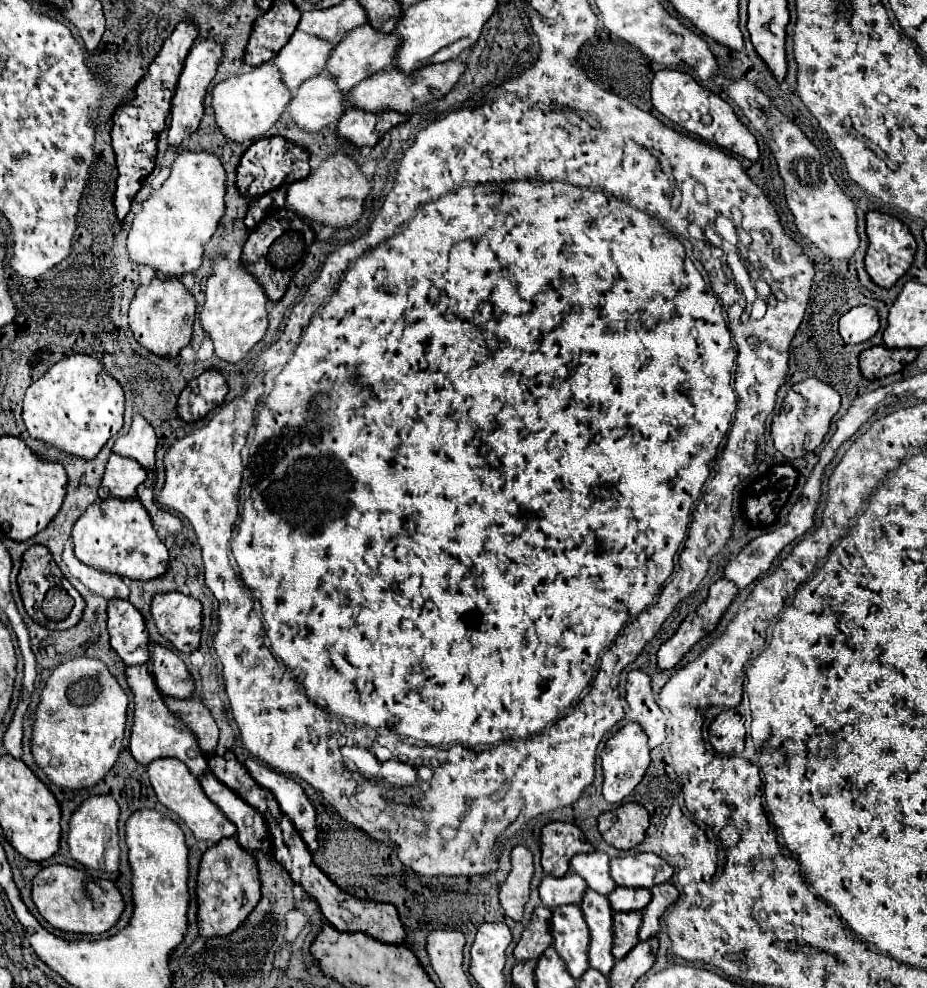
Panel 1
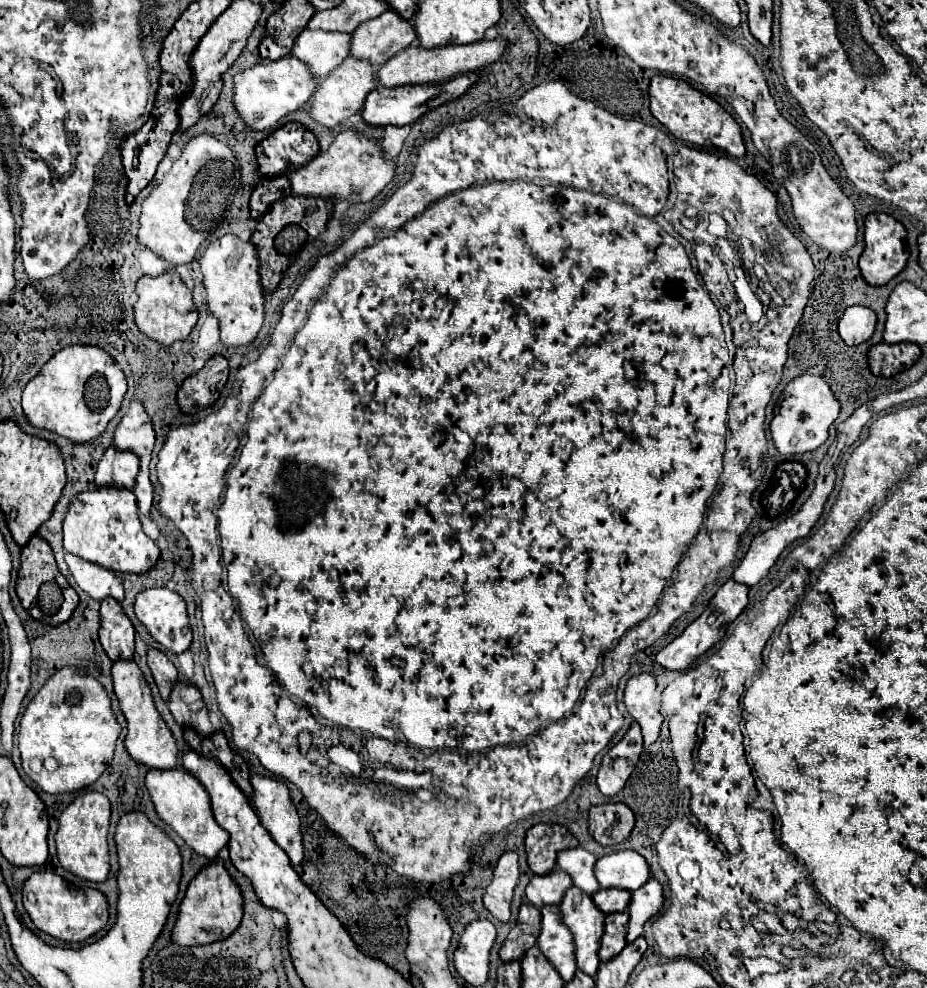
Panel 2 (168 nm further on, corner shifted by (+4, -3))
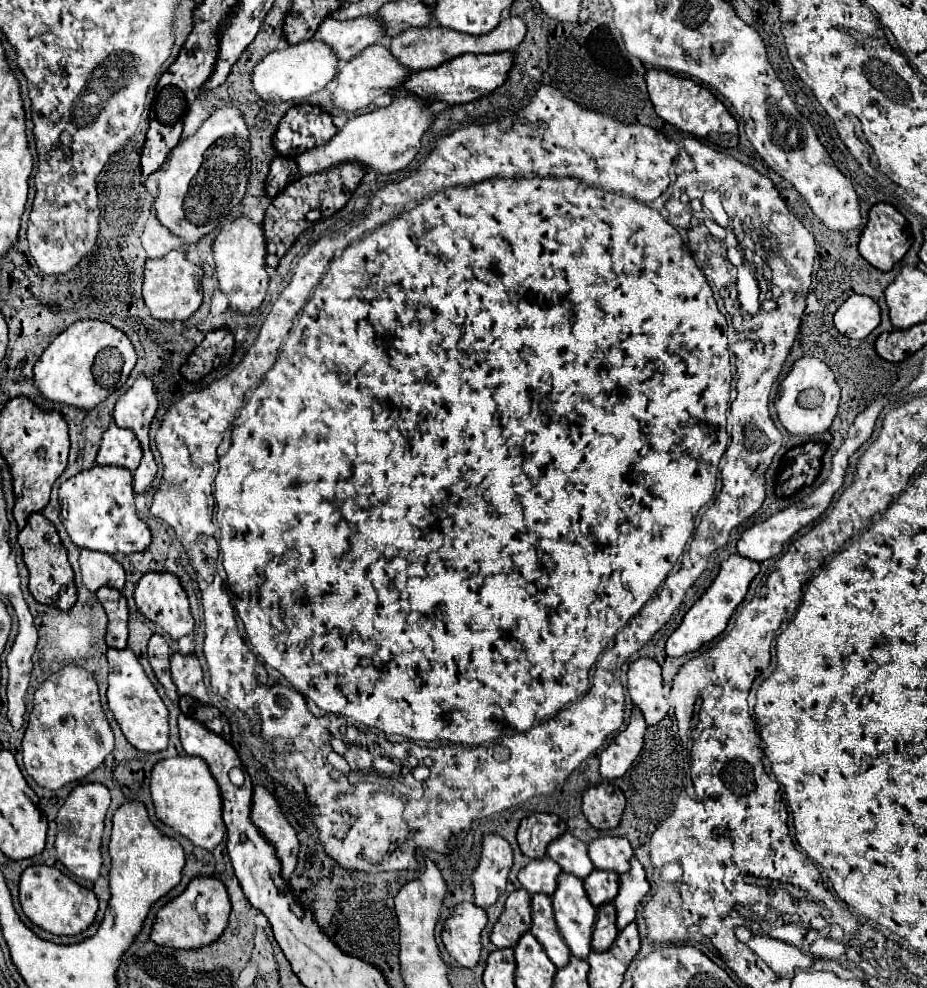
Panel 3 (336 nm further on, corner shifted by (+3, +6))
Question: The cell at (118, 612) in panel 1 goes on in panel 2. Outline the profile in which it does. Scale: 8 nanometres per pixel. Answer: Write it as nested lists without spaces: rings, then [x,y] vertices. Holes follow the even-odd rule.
[[[104,598],[100,606],[102,626],[100,626],[100,642],[104,652],[112,662],[128,660],[134,654],[134,626],[130,618],[124,614],[120,602],[114,598]]]

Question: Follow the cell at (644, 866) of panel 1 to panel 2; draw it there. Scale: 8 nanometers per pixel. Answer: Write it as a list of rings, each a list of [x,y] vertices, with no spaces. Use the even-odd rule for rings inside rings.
[[[618,850],[598,858],[594,874],[602,888],[622,888],[630,892],[646,884],[652,876],[646,860],[634,850]]]

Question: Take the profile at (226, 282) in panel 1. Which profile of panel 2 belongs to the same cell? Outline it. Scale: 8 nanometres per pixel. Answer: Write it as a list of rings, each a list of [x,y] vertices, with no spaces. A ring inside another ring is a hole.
[[[234,234],[214,240],[200,258],[208,308],[220,320],[220,340],[226,346],[250,344],[264,322],[264,290],[260,284],[260,262],[252,242],[242,242]]]

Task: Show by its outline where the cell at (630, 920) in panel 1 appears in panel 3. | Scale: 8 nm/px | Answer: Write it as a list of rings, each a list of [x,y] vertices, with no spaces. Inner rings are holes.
[[[605,903],[597,911],[597,923],[595,923],[591,945],[595,951],[607,951],[607,947],[615,943],[617,935],[619,935],[619,929],[615,927],[615,907],[613,903]]]

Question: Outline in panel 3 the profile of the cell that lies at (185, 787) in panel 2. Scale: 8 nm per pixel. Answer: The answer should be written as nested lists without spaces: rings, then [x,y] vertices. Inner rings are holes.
[[[181,755],[159,761],[151,771],[151,797],[157,819],[179,831],[193,845],[213,851],[223,841],[227,827],[221,819],[221,793],[203,759]]]

